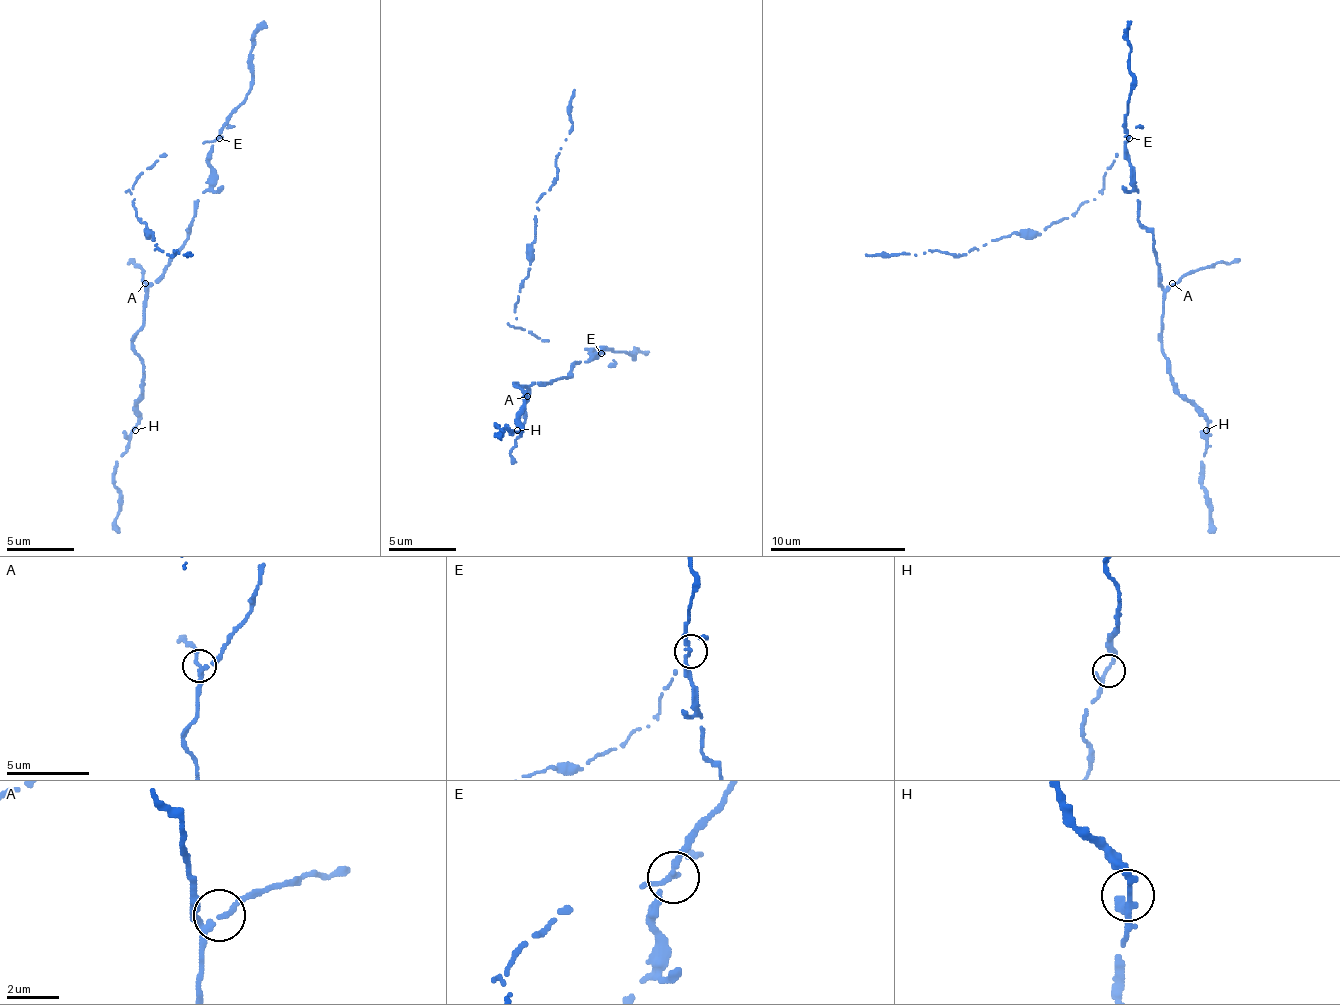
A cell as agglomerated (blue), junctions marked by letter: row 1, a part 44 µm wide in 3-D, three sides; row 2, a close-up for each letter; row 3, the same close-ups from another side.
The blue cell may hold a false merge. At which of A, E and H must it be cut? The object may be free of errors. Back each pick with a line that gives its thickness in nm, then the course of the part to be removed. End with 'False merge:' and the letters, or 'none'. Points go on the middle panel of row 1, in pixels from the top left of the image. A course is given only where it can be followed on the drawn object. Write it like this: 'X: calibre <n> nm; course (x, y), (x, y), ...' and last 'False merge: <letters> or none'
E: calibre 180 nm
False merge: E

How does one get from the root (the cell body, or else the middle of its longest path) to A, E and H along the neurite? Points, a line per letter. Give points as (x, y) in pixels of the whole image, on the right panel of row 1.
A: (1128, 161), (1132, 185), (1138, 191), (1138, 222), (1152, 236), (1159, 283), (1166, 287), (1172, 283)
E: (1128, 161), (1125, 154), (1128, 137)
H: (1128, 161), (1138, 222), (1152, 236), (1159, 263), (1169, 379), (1206, 419), (1206, 430)

